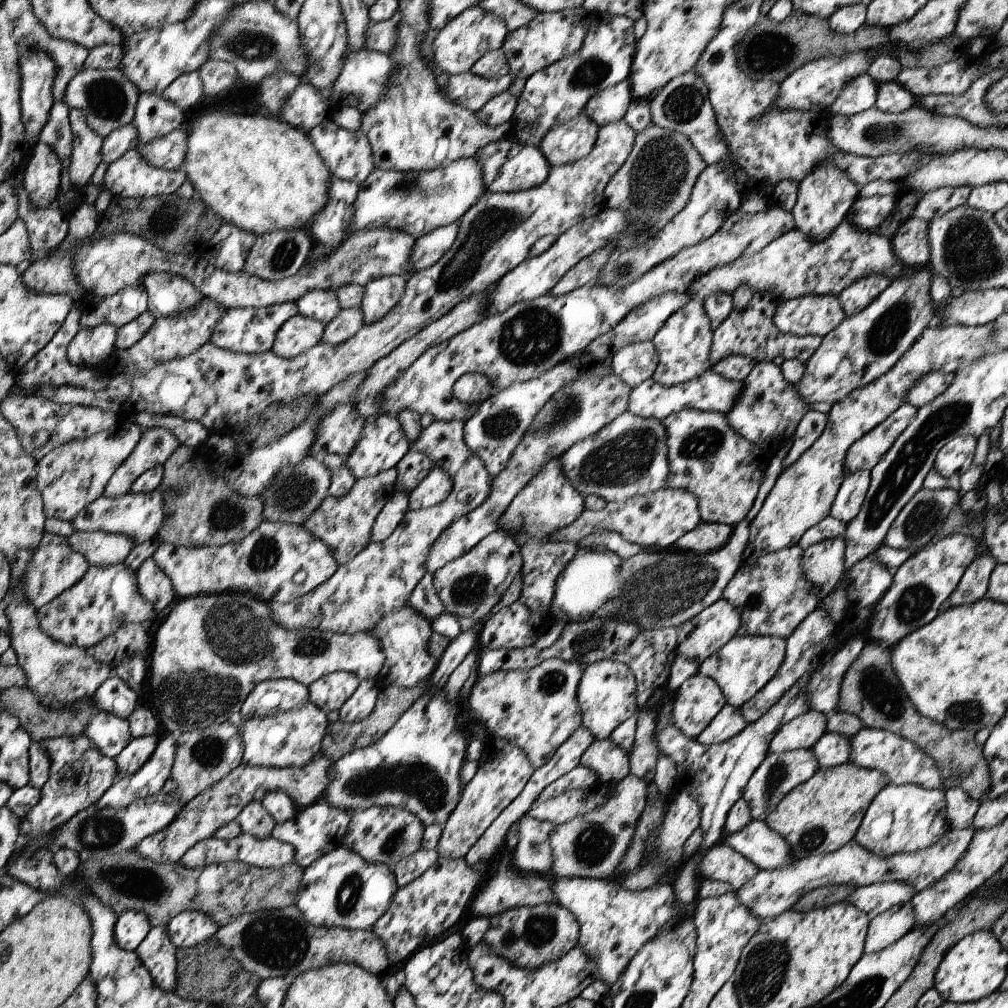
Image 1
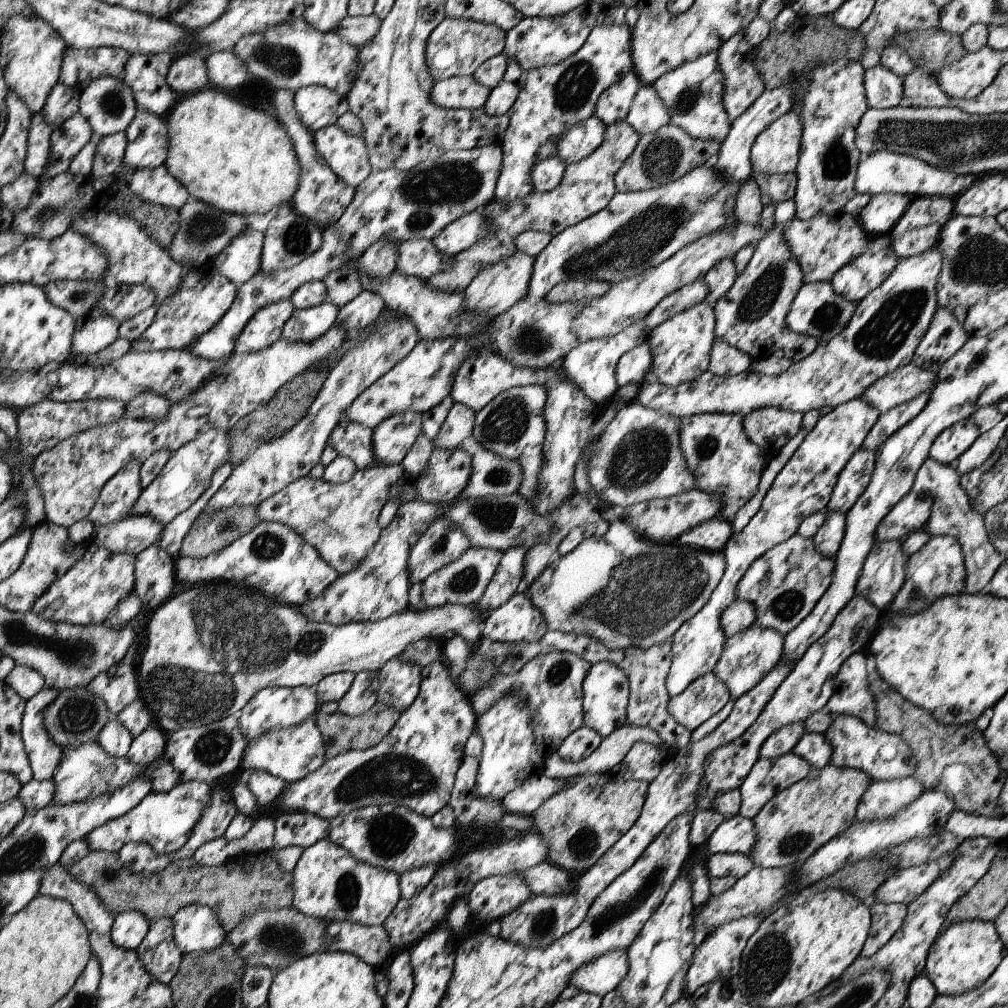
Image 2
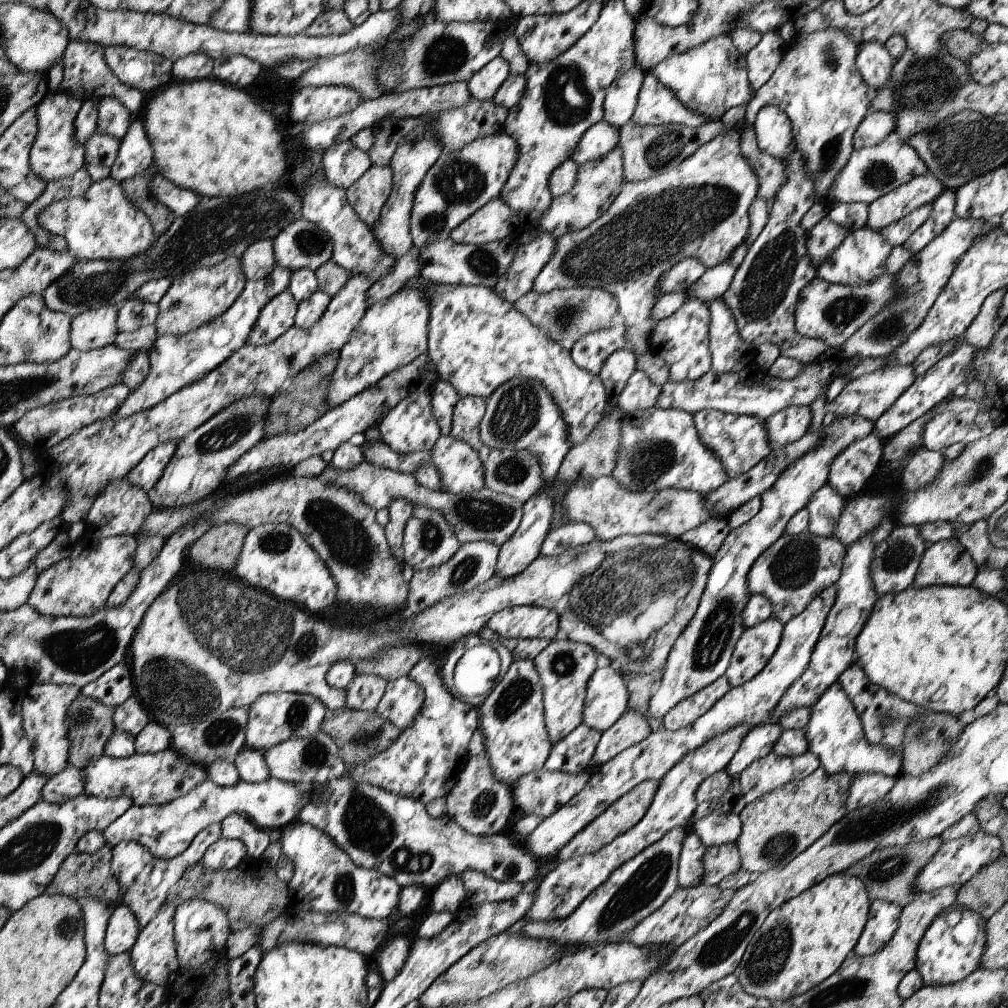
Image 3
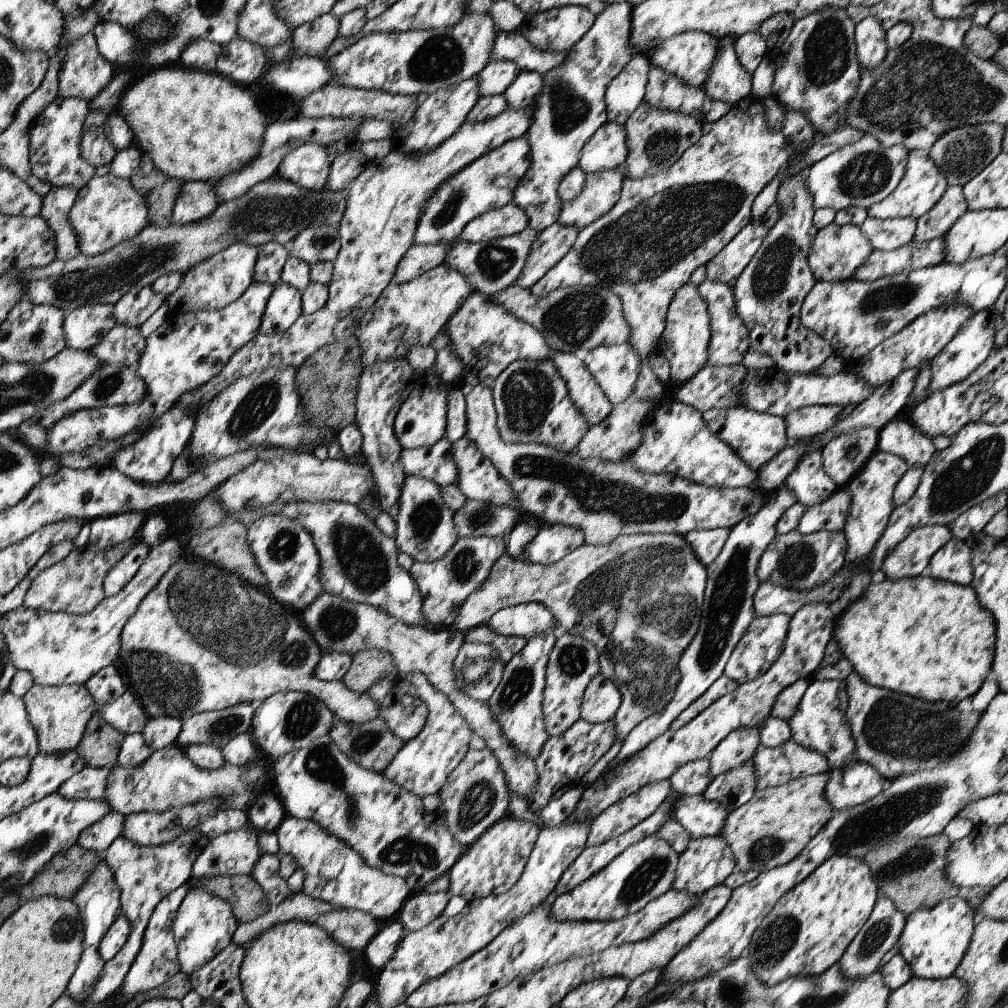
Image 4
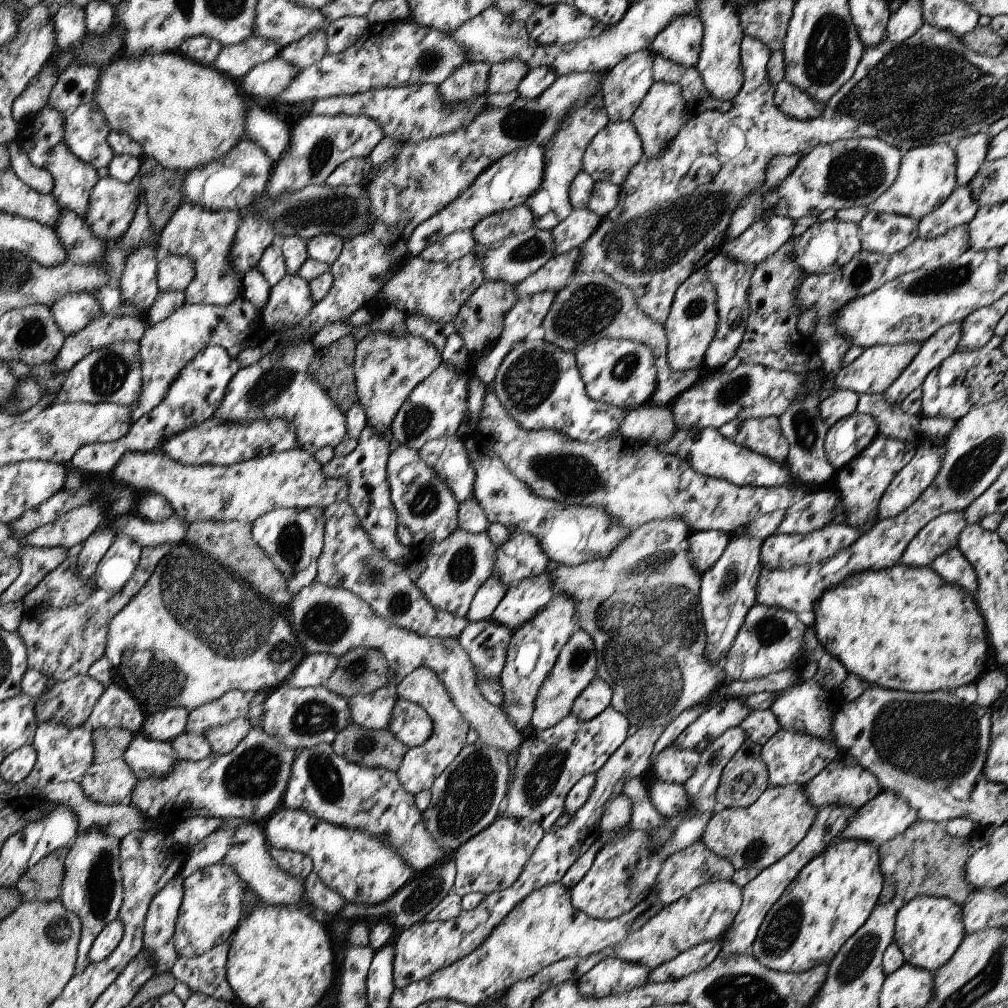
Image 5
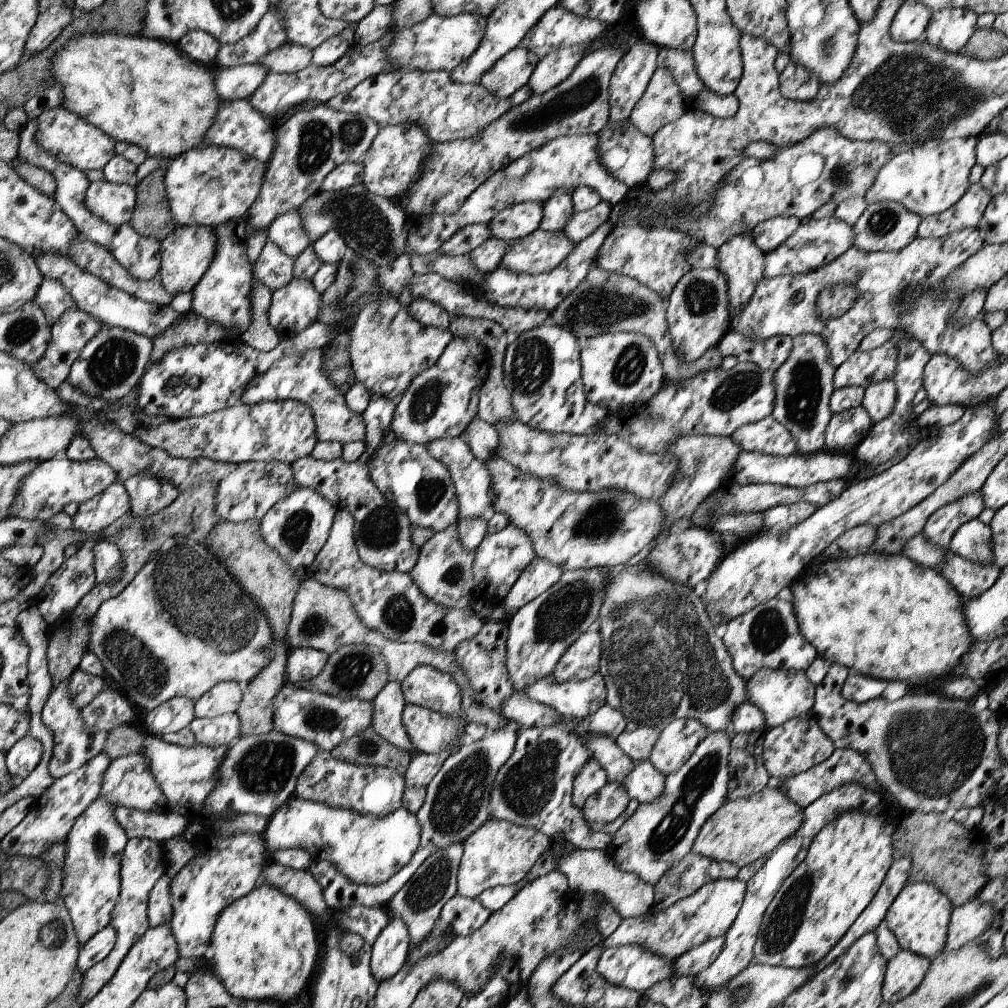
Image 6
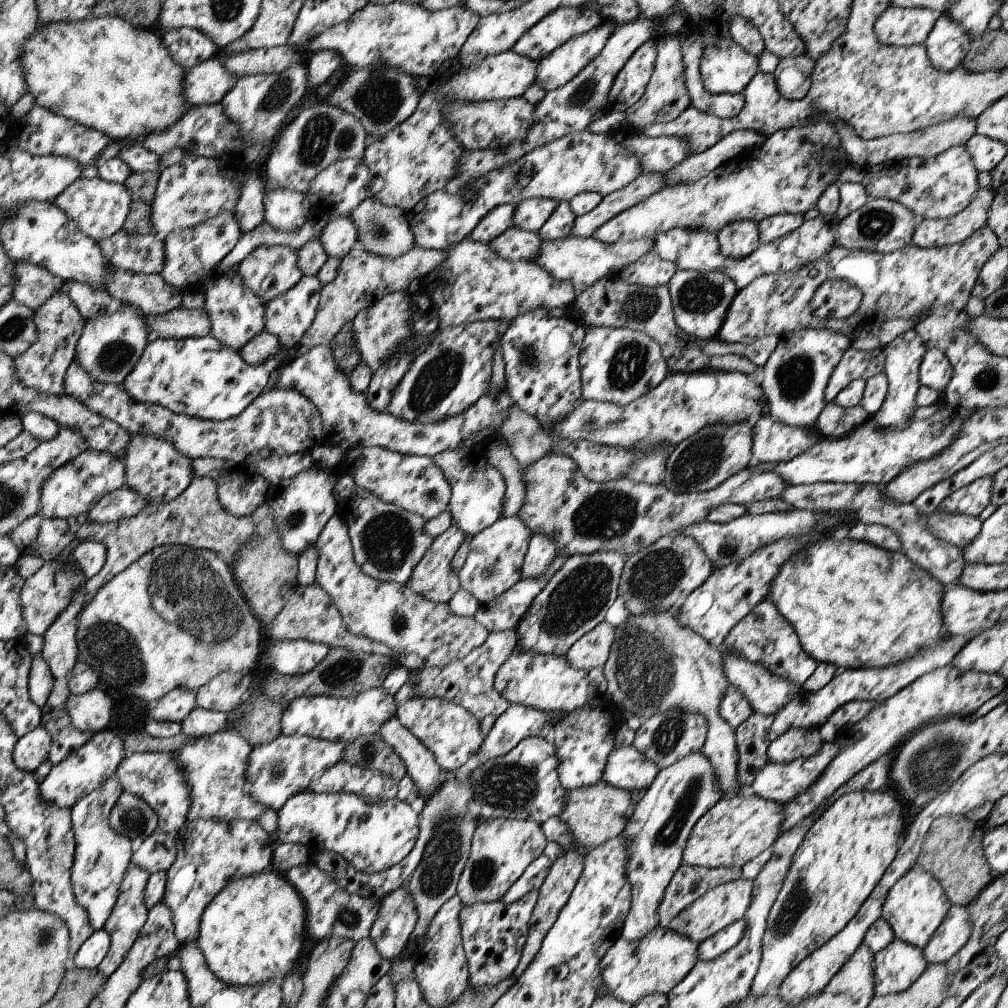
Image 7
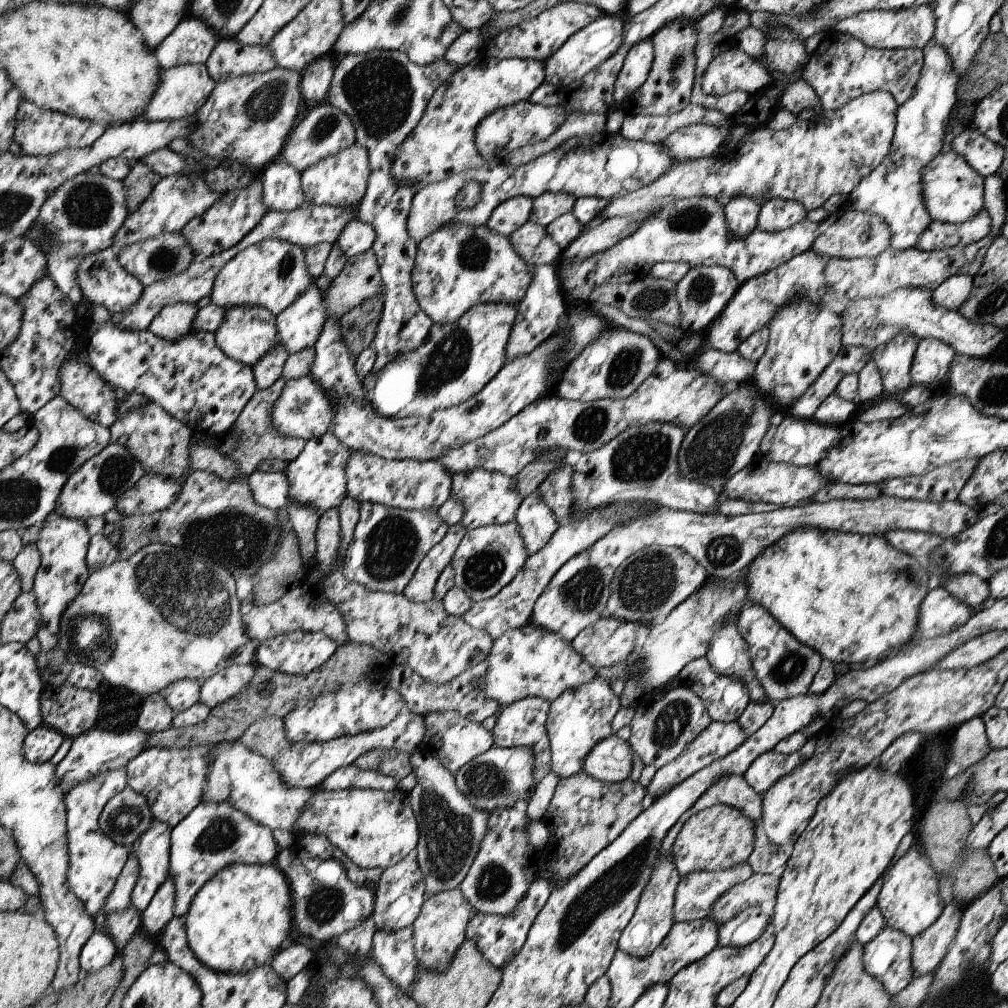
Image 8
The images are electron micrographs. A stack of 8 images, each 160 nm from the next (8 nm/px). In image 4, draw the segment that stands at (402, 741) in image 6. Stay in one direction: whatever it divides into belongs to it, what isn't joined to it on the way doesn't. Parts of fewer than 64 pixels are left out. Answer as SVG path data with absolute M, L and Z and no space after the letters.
M190 540L184 546L178 544L182 558L160 578L156 588L148 592L120 633L118 658L126 666L128 682L132 684L127 690L140 699L150 718L171 716L184 721L204 711L221 711L243 702L258 704L280 691L311 694L324 701L336 717L346 722L362 724L379 716L380 703L368 694L356 692L342 681L321 681L315 675L323 651L311 631L306 630L304 634L296 612L290 610L288 624L288 606L272 600L262 589L246 584L239 575L224 572L198 558L190 548Z

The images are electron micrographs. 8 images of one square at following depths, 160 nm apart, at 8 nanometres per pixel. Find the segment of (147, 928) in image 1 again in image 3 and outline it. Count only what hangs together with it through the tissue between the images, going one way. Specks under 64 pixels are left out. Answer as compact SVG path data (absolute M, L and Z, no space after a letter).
M128 905L116 906L107 926L105 946L108 954L117 955L130 950L139 938L142 927Z

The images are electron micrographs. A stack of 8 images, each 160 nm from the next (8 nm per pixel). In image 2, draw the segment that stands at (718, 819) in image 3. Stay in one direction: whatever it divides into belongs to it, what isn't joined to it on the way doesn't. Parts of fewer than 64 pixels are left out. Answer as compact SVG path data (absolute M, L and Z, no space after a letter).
M738 814L724 819L707 840L708 850L714 853L742 853L750 855L757 841L753 820Z

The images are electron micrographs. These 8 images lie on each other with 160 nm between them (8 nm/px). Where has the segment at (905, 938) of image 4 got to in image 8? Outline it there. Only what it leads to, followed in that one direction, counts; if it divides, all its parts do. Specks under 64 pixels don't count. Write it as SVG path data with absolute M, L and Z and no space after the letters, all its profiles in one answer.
M912 845L882 880L883 887L877 896L877 907L881 910L886 926L901 930L913 939L940 918L946 906L940 896L940 878L929 865L920 847Z

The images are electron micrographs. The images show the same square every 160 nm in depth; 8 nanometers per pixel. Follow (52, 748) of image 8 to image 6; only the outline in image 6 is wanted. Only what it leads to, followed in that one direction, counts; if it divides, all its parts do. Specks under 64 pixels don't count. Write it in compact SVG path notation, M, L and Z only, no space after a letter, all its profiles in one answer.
M25 736L13 749L5 753L8 773L15 782L21 782L40 764L42 743L34 736Z

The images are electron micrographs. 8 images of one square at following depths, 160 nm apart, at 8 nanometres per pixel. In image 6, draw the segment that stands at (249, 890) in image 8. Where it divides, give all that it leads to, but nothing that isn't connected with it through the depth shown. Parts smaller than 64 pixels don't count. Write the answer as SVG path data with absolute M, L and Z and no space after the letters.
M262 884L255 890L232 902L231 906L220 914L216 922L214 936L211 938L211 947L208 951L210 970L223 983L235 998L247 1000L276 1000L286 1004L296 998L306 986L318 960L318 940L312 916L304 910L300 902L296 902L291 895L284 894L279 887Z

